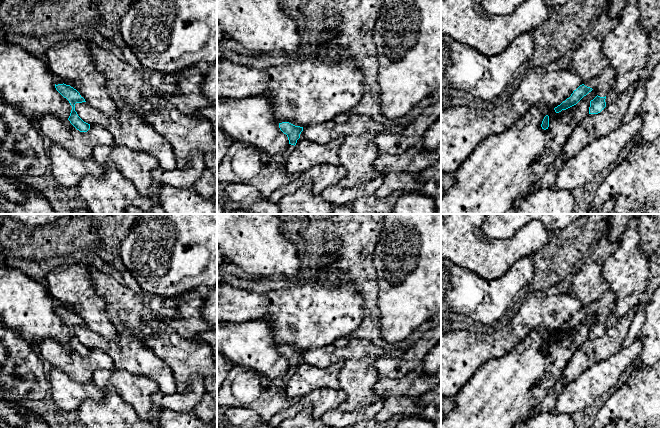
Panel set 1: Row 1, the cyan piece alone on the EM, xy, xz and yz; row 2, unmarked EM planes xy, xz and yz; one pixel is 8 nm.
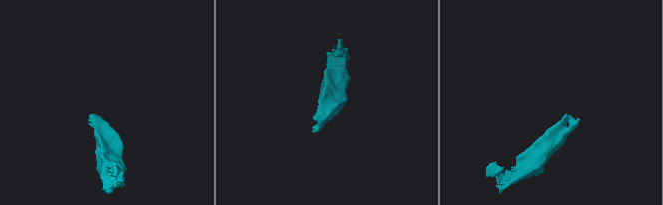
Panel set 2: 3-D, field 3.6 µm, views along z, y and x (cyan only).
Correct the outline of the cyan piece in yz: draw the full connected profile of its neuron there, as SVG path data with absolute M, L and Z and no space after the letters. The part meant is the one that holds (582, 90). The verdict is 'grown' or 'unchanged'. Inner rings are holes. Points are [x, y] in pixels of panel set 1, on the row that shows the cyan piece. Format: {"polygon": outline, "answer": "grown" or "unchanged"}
{"polygon": "M608 66L603 72L587 81L583 82L576 90L573 91L571 96L563 101L560 105L554 108L556 113L566 110L576 105L584 96L592 90L597 92L597 96L590 101L589 114L598 114L606 107L606 93L611 89L615 79L615 71Z", "answer": "grown"}

